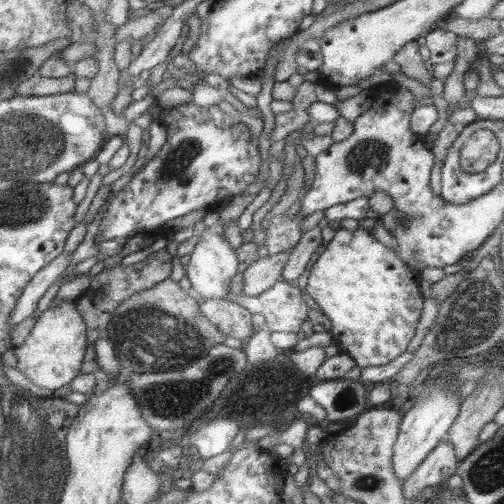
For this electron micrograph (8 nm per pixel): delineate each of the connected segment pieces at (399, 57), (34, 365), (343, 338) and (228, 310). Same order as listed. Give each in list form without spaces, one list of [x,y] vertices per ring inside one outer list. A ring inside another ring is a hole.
[[[415,41],[406,42],[393,54],[392,61],[399,65],[400,72],[411,80],[417,80],[421,86],[430,86],[432,75],[423,65],[419,55],[419,46]]]
[[[76,298],[61,300],[57,306],[47,308],[35,321],[26,339],[19,346],[10,347],[17,357],[15,368],[37,386],[37,392],[42,394],[50,394],[65,386],[80,373],[86,347],[86,326],[75,304]]]
[[[341,227],[333,231],[333,238],[323,246],[321,252],[317,254],[319,257],[311,265],[308,281],[304,289],[306,290],[306,293],[313,298],[313,301],[317,303],[321,313],[323,313],[331,323],[330,333],[332,336],[331,342],[333,344],[333,349],[338,349],[338,351],[346,353],[346,355],[349,356],[349,358],[352,358],[355,361],[355,364],[359,367],[383,366],[405,351],[407,344],[409,344],[409,340],[413,338],[413,332],[415,332],[415,326],[417,326],[417,321],[421,316],[421,307],[424,301],[424,298],[421,296],[421,292],[419,291],[420,277],[414,275],[409,270],[408,265],[396,255],[396,252],[393,252],[393,250],[380,244],[375,240],[375,238],[373,238],[371,233],[362,228],[358,227],[355,231],[350,232]]]
[[[192,289],[187,292],[197,302],[201,316],[215,325],[224,336],[244,342],[254,333],[251,314],[239,306],[239,302],[225,301],[223,298],[201,298]]]

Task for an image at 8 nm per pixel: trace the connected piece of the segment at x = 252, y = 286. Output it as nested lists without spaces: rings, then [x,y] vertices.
[[[293,249],[285,250],[275,256],[263,256],[248,263],[247,268],[242,272],[243,290],[240,299],[244,300],[245,296],[257,296],[265,292],[275,281],[280,278],[283,265],[290,259],[289,255]]]

